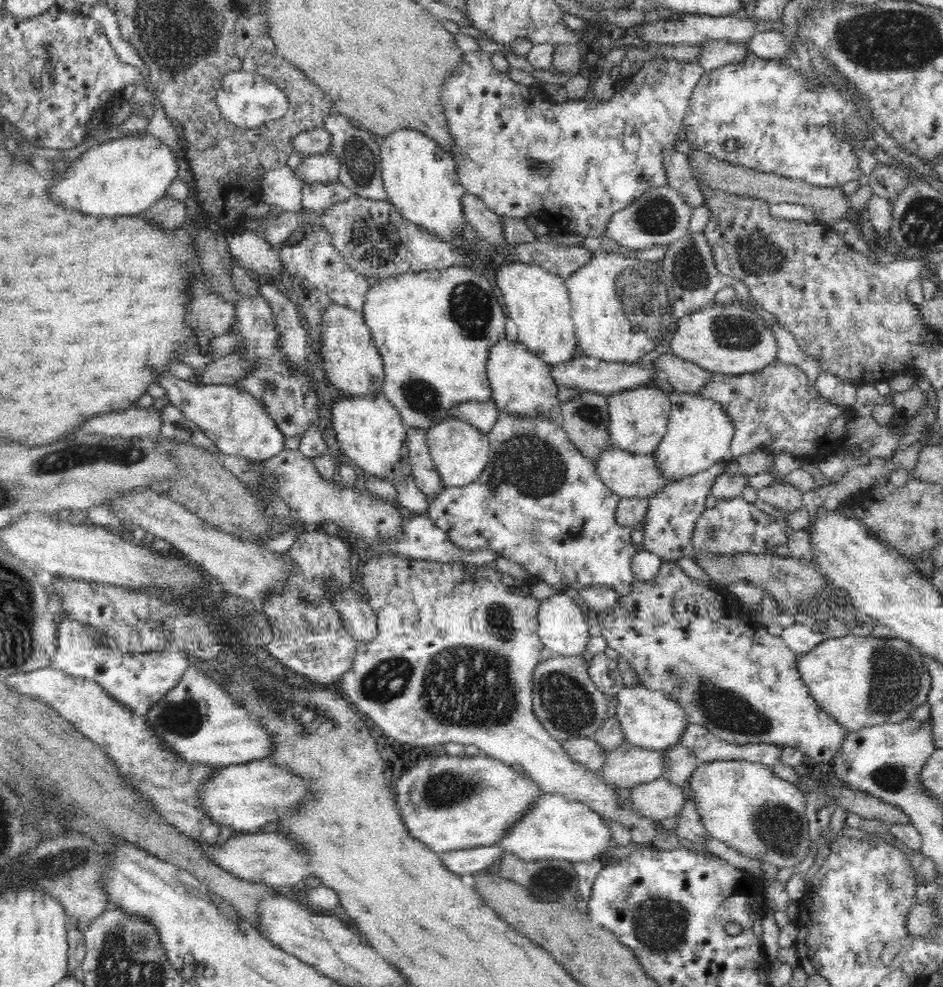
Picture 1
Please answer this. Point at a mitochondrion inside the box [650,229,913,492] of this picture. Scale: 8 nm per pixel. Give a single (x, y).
(689, 270)

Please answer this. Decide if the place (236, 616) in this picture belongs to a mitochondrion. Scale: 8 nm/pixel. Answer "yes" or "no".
yes

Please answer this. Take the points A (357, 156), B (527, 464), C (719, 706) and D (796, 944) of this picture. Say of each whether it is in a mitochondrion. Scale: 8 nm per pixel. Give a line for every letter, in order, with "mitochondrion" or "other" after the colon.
A: mitochondrion
B: mitochondrion
C: mitochondrion
D: other

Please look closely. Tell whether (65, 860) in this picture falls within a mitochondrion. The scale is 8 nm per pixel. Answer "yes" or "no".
yes

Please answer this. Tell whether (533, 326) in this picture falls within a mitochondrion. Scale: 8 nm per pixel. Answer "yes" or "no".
no

